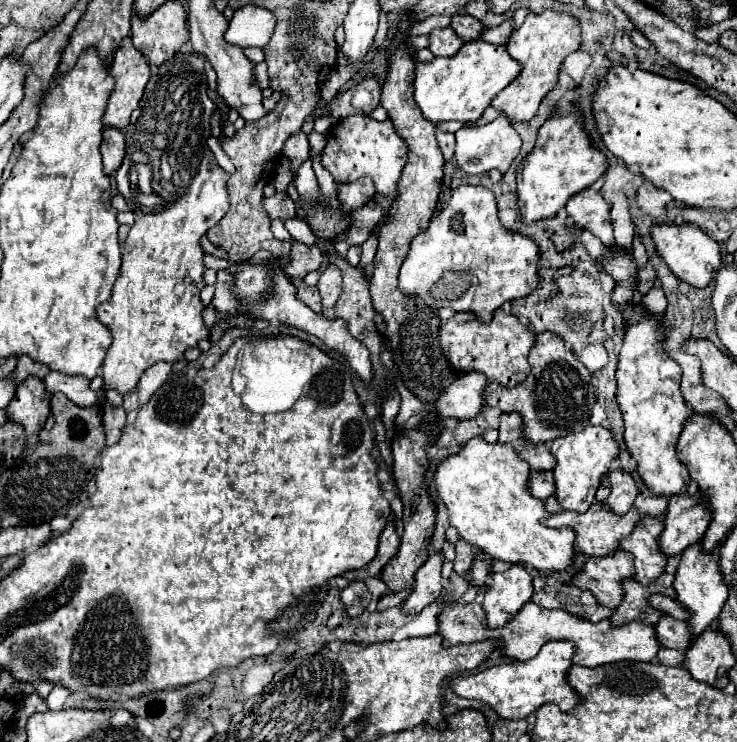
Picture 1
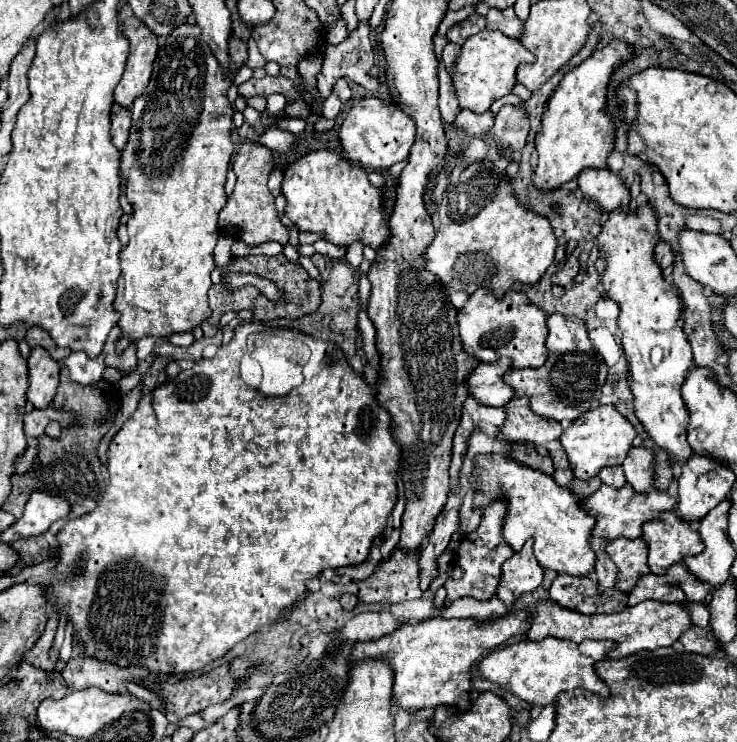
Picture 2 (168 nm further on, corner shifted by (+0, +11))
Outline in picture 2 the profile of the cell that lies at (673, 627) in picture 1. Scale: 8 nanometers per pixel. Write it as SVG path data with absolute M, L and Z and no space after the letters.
M692 625L690 629L686 629L680 639L678 639L686 651L690 653L700 653L700 655L710 655L710 653L716 653L718 651L718 643L716 639L712 637L710 629L702 629L702 627L696 627Z

